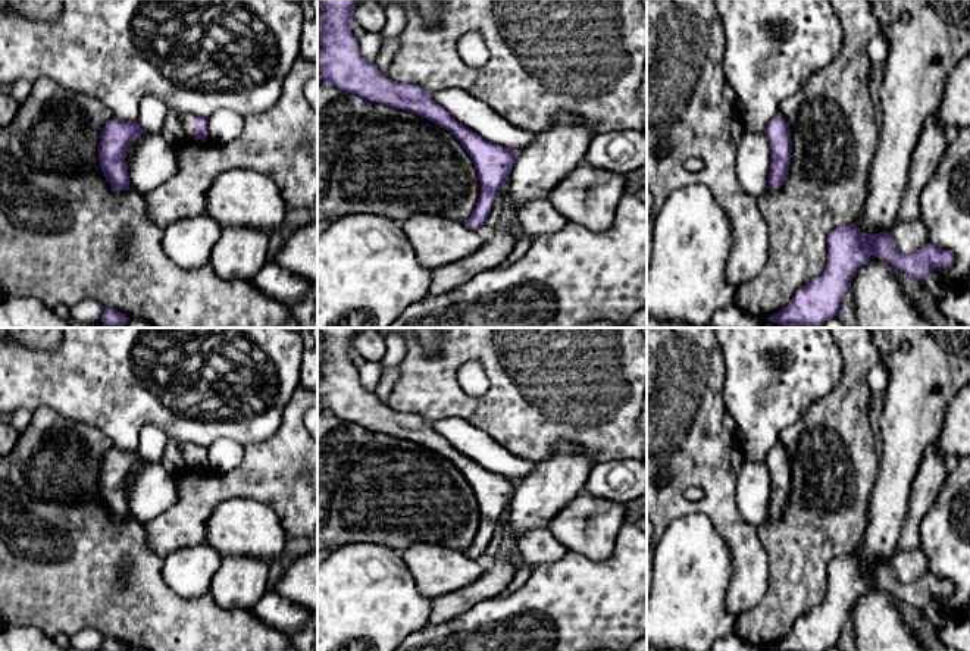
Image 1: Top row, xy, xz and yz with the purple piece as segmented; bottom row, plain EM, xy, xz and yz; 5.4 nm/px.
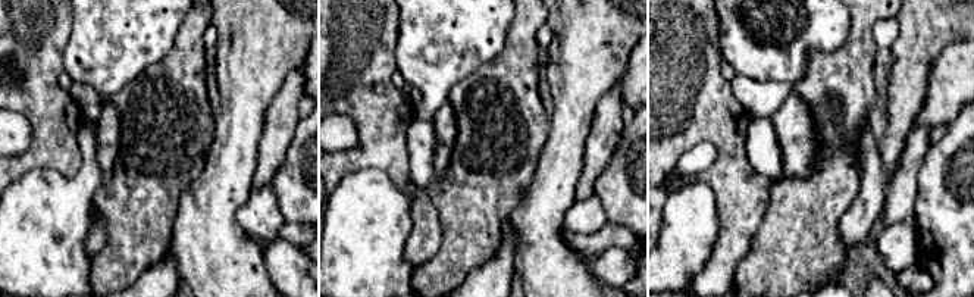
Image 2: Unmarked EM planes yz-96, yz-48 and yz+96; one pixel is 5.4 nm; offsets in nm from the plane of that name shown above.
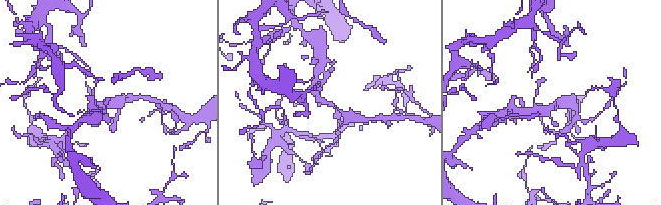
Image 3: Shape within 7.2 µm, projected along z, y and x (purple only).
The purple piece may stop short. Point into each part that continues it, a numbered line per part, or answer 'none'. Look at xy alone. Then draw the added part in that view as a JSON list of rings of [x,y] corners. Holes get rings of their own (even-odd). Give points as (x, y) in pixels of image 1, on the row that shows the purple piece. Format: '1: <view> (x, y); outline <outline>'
1: xy (188, 119); outline [[[182,113],[182,128],[188,140],[194,140],[194,122],[200,119],[200,116],[193,113]]]

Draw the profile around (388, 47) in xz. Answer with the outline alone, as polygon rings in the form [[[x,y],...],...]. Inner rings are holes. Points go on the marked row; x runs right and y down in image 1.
[[[398,35],[391,37],[381,44],[379,54],[375,60],[375,63],[381,72],[388,73],[389,65],[398,48],[400,48],[400,37]]]

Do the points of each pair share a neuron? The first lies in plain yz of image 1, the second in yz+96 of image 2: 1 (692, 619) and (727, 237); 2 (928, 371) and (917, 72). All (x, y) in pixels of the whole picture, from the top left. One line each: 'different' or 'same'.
1: different
2: same

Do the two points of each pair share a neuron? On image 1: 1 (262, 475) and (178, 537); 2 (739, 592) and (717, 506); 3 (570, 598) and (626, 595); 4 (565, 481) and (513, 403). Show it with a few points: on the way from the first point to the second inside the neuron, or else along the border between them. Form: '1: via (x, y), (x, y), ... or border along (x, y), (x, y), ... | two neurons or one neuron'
1: via (240, 482), (222, 485), (193, 515) | one neuron
2: via (744, 570), (744, 542), (732, 528) | one neuron
3: via (584, 598), (613, 598) | one neuron
4: border along (582, 448), (560, 444), (535, 463) | two neurons

